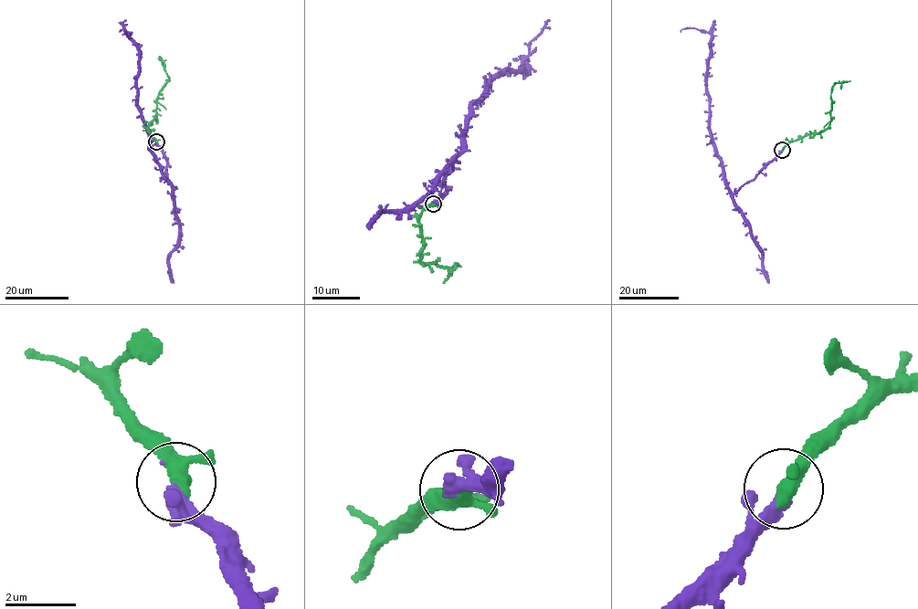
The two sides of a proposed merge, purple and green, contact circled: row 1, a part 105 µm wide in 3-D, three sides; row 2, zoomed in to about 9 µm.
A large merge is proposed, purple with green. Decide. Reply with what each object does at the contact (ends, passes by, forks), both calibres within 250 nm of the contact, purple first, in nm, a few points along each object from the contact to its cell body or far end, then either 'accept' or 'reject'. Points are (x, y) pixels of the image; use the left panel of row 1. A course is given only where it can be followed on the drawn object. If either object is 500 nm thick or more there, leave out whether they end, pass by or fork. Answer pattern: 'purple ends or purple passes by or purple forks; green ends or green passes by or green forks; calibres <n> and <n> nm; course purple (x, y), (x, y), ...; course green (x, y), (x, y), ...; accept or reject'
purple ends; green passes by; calibres 380 and 360 nm; course purple (155, 141), (173, 192), (150, 149), (137, 105), (139, 45), (130, 37); course green (156, 141), (148, 129), (157, 117), (157, 97), (168, 78), (159, 56); accept

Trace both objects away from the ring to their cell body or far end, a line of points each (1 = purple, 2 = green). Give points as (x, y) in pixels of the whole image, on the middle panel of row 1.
1: (433, 203), (463, 148), (473, 103), (491, 85), (490, 78), (531, 69), (525, 61), (530, 42), (547, 19)
2: (433, 204), (425, 208), (419, 218), (423, 251), (419, 260), (448, 269), (458, 263), (443, 283)

